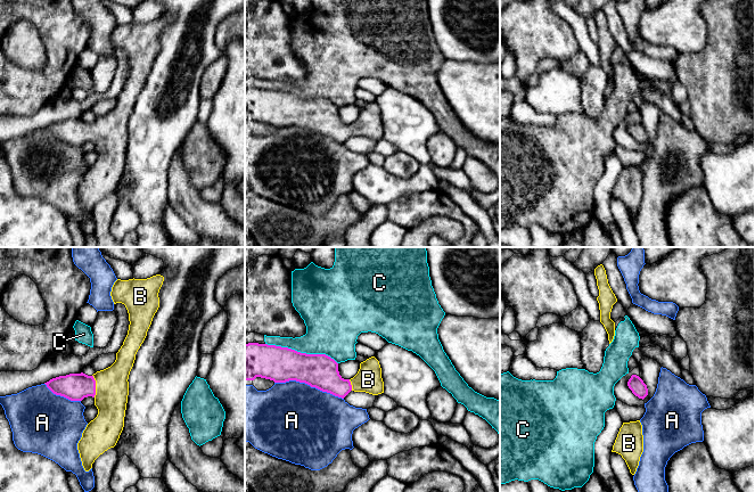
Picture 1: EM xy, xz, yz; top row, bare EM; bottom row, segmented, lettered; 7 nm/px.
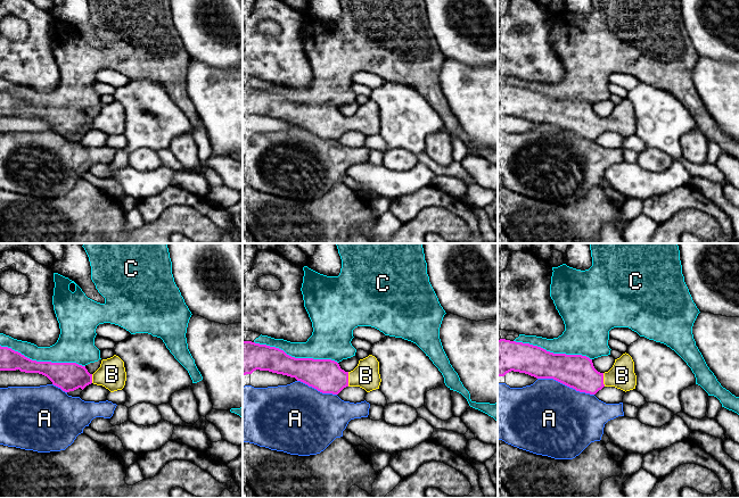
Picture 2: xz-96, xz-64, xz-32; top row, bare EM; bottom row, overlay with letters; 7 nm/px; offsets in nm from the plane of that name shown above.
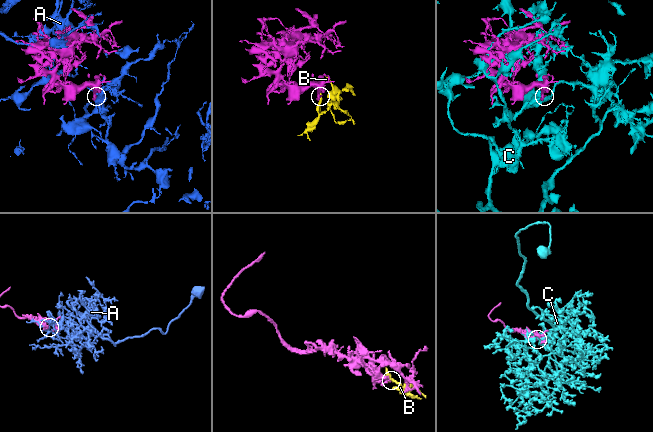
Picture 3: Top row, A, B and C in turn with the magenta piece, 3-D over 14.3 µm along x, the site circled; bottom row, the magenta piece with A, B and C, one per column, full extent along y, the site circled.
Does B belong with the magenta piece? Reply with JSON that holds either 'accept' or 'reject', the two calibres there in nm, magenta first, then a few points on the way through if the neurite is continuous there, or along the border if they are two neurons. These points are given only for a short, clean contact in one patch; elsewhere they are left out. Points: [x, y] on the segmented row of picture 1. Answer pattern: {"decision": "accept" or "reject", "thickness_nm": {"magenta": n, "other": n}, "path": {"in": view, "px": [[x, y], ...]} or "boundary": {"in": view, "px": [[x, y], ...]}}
{"decision": "accept", "thickness_nm": {"magenta": 190, "other": 240}, "path": {"in": "xy", "px": [[74, 386], [95, 386], [112, 387]]}}

